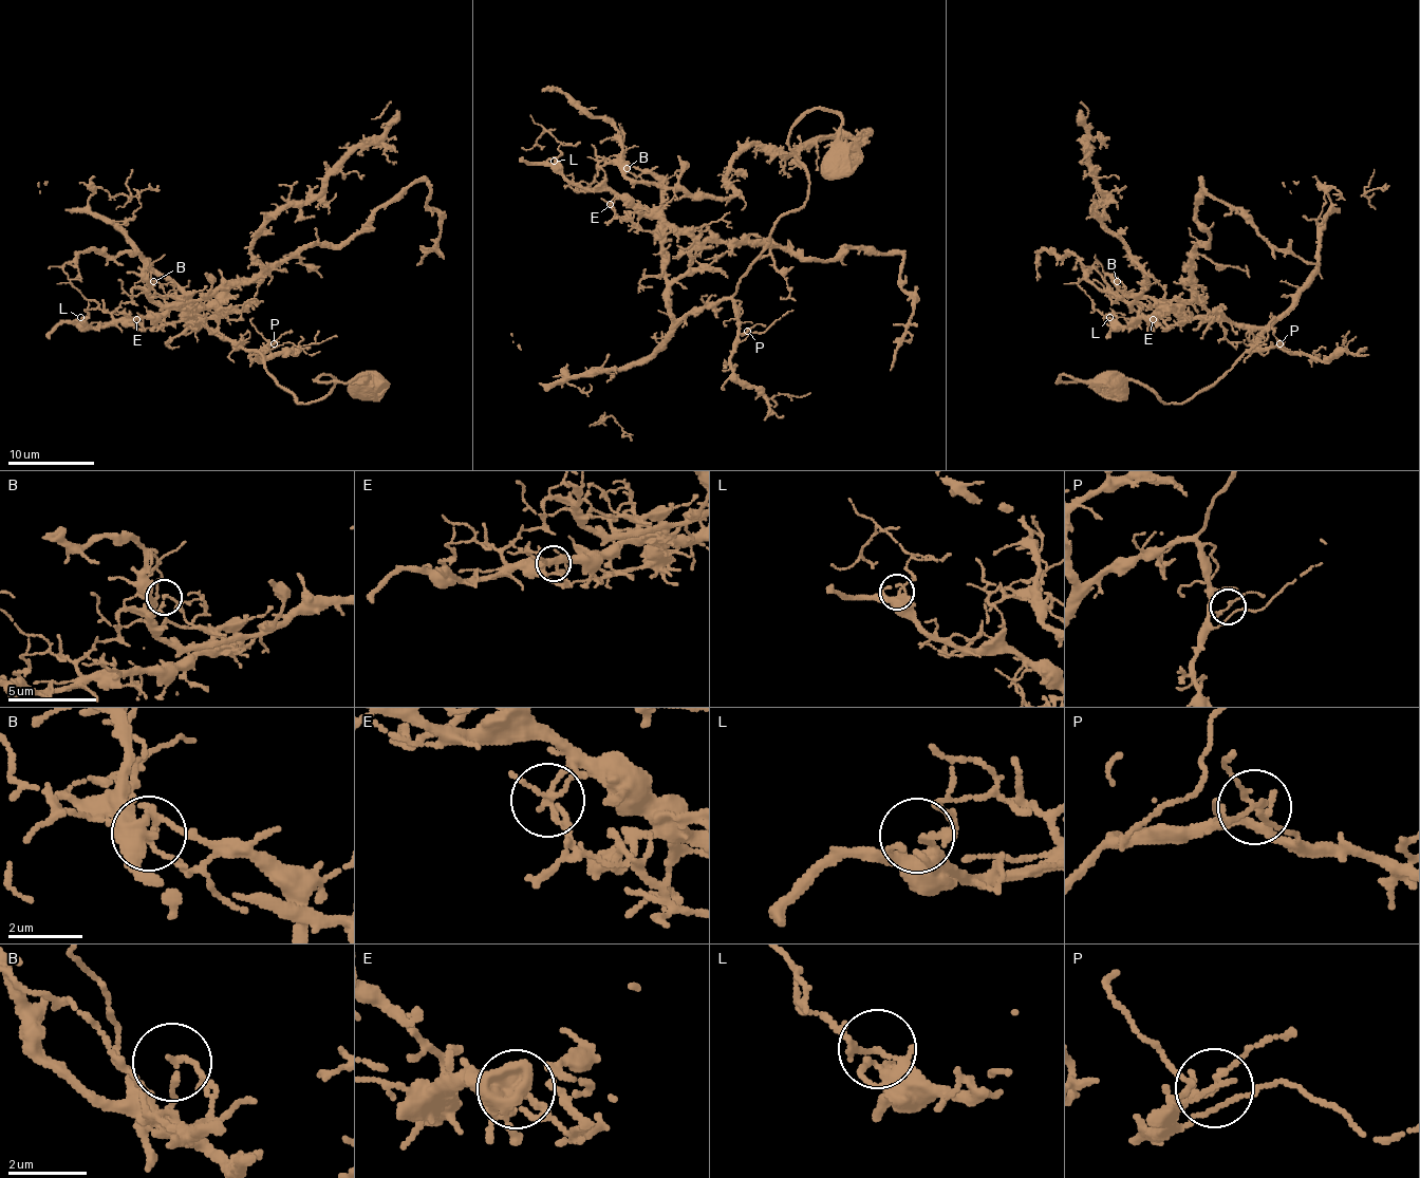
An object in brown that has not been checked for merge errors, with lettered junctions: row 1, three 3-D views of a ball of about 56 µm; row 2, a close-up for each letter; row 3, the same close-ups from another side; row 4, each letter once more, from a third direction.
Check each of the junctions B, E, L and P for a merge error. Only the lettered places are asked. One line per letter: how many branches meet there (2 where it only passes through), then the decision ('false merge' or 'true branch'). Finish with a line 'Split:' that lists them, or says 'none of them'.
B: 2 | false merge
E: 3 | false merge
L: 2 | true branch
P: 3 | true branch
Split: B, E

